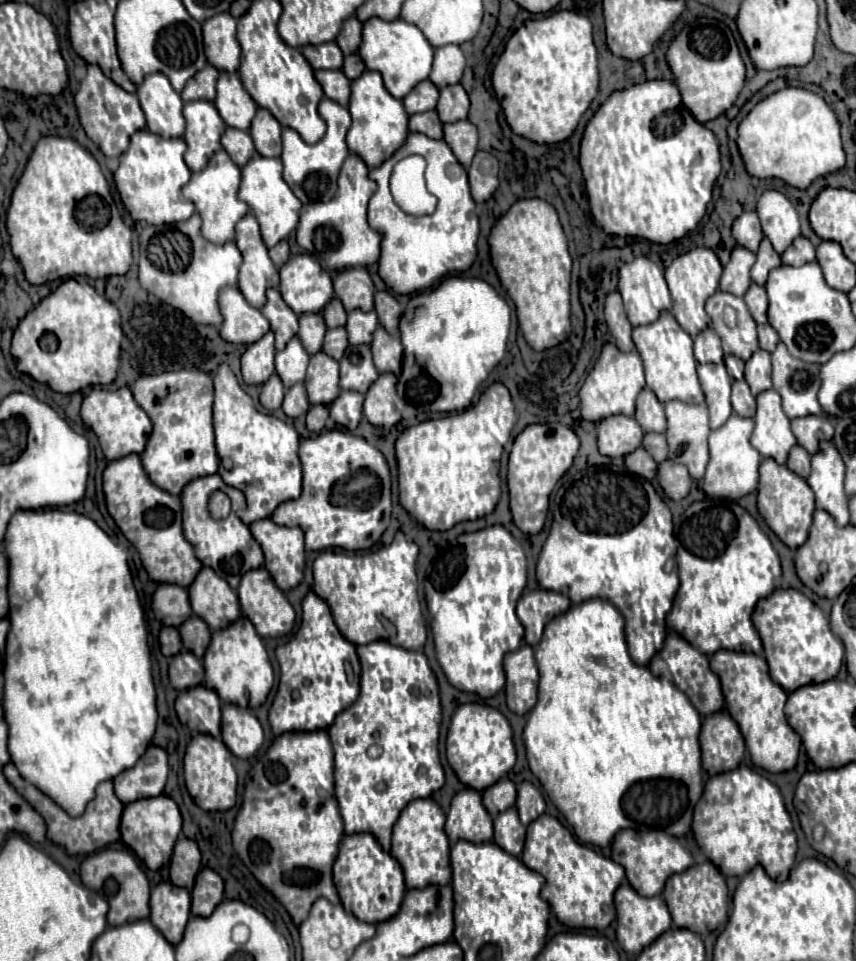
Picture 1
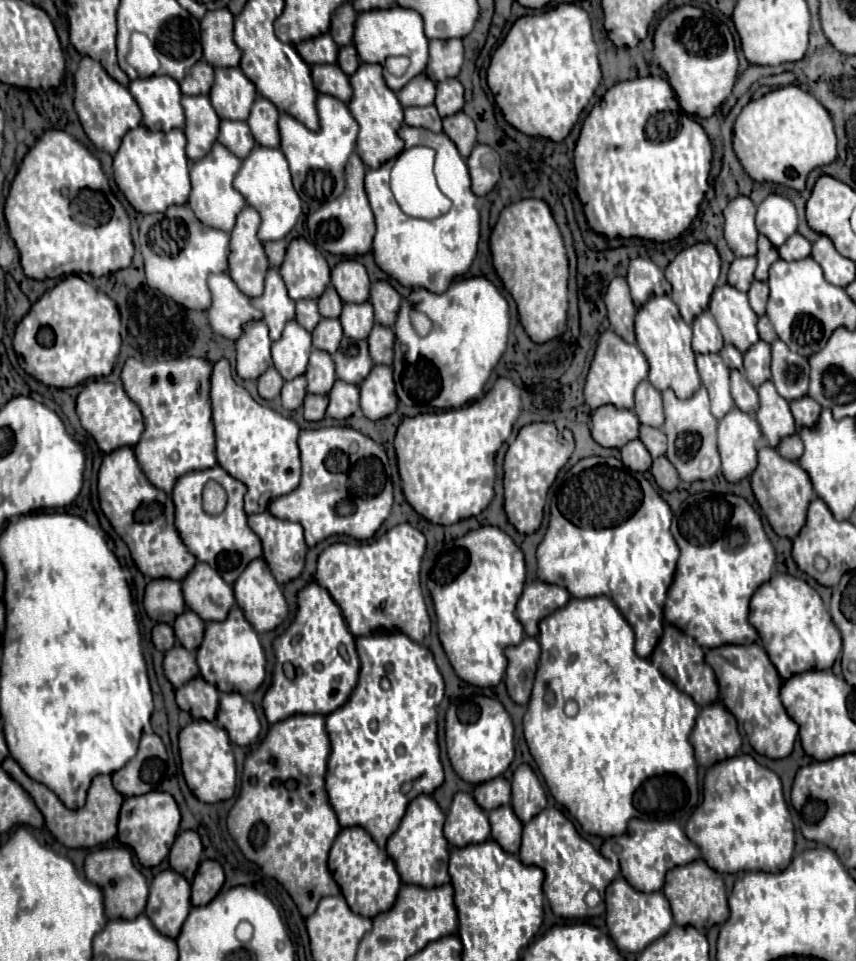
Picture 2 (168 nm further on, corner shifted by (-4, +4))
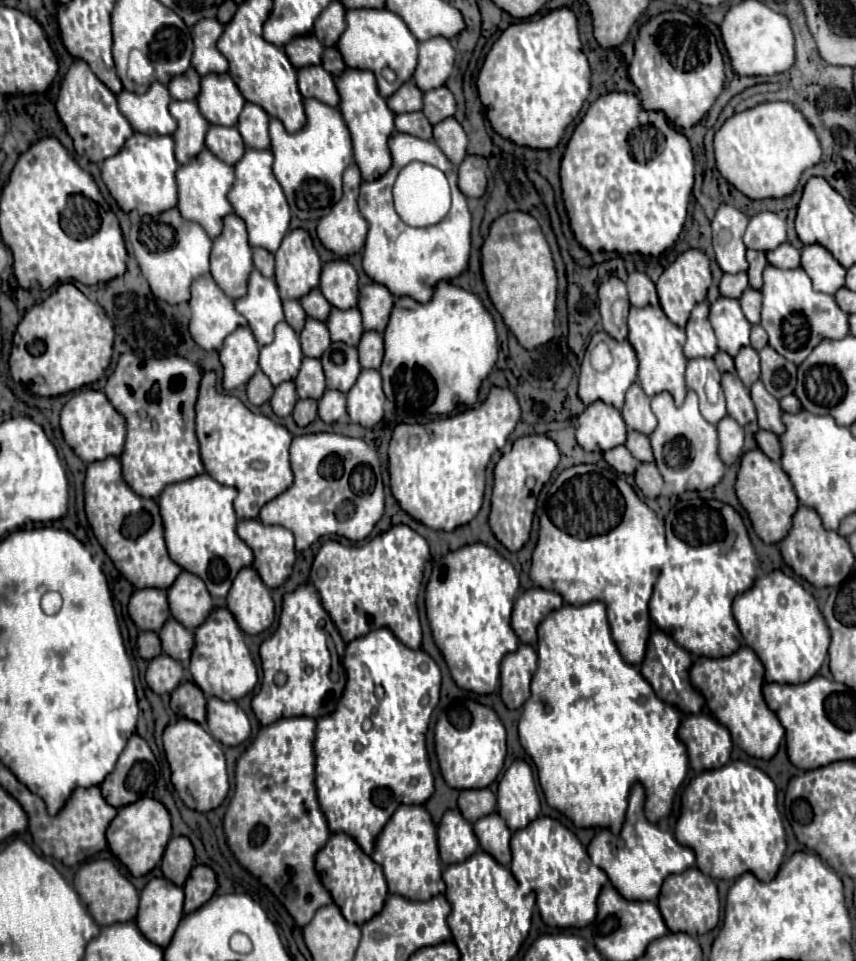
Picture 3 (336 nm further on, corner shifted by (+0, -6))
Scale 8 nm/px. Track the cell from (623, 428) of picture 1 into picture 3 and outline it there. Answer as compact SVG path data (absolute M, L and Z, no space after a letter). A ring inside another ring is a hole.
M594 402L578 416L576 440L586 452L608 452L626 442L626 422L614 406Z

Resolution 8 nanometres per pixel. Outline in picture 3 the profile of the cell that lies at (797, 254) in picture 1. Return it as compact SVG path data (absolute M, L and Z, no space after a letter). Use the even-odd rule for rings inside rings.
M784 242L782 246L778 246L778 250L772 250L766 256L768 256L768 262L772 266L782 268L782 270L800 266L800 252L790 242Z

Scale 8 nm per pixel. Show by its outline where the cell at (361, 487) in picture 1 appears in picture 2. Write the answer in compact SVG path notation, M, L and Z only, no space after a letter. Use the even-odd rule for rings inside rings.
M350 426L302 430L298 448L302 458L302 480L296 490L274 498L268 510L280 520L302 524L310 548L334 534L346 534L356 540L372 538L388 518L394 502L384 448Z

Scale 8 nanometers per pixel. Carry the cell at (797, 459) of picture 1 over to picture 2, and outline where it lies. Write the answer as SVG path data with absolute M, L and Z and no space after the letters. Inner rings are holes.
M794 434L794 436L786 436L786 440L782 440L782 444L778 444L778 448L776 448L776 450L778 450L784 458L788 458L788 460L796 462L796 460L802 456L804 446L802 446L800 436L798 436L798 434Z

